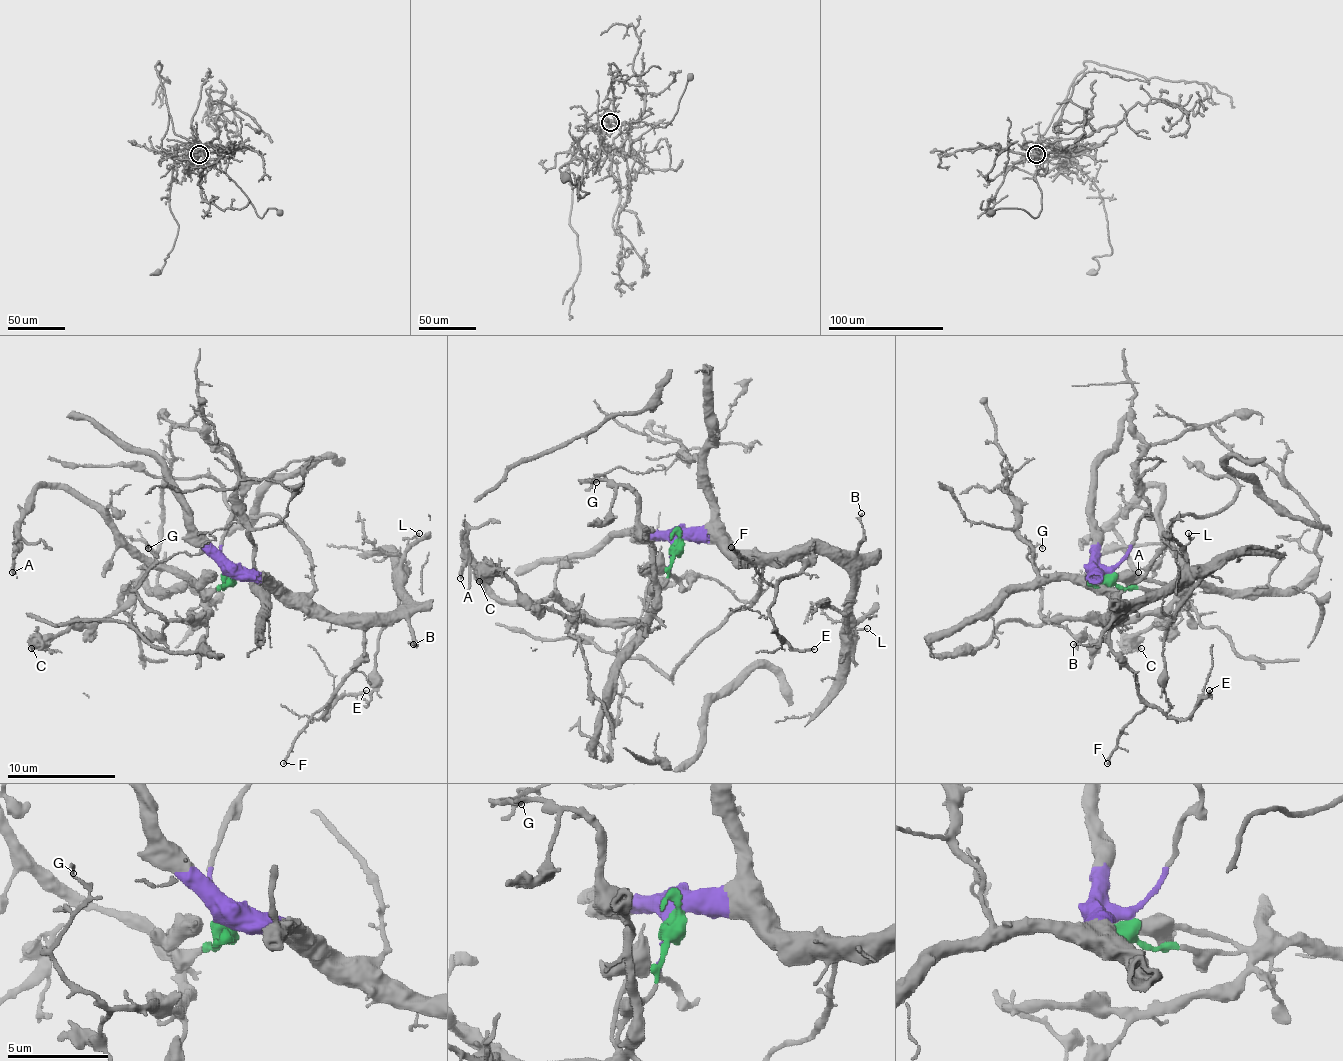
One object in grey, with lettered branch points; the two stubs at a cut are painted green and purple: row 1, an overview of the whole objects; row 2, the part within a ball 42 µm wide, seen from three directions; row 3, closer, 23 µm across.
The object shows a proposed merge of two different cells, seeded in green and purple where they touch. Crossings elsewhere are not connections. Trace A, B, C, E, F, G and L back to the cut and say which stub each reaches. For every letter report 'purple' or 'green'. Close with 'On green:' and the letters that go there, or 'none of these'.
A: green
B: purple
C: green
E: purple
F: purple
G: green
L: purple
On green: A, C, G

